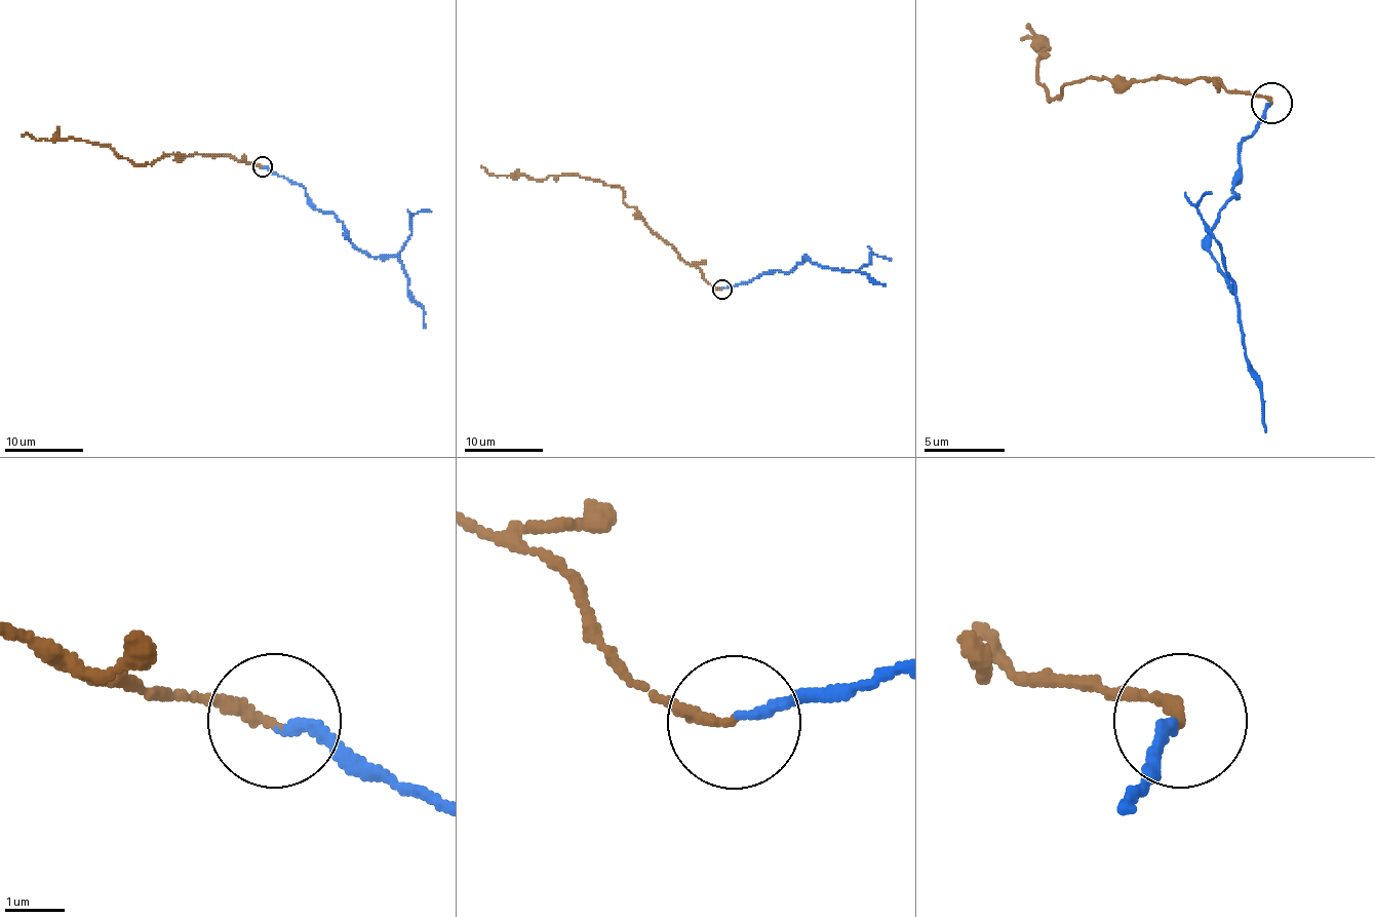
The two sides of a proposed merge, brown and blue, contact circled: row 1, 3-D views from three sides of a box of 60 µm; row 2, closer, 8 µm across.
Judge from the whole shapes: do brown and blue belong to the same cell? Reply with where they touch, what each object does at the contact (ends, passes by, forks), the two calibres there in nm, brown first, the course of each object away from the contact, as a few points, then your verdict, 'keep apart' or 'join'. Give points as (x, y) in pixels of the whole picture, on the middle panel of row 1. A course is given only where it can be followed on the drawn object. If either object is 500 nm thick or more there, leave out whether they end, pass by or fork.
place (722, 289); brown ends; blue ends; calibres 180 and 160 nm; course brown (721, 290), (713, 288), (623, 201), (619, 187), (578, 176), (548, 176), (544, 179), (492, 176), (481, 165); course blue (723, 288), (777, 270), (790, 272), (810, 260), (831, 270), (855, 270), (885, 285); keep apart

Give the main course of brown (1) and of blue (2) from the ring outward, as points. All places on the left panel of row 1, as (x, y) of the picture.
1: (262, 166), (228, 156), (206, 154), (163, 154), (159, 160), (133, 164), (108, 146), (84, 141), (22, 137)
2: (264, 166), (299, 184), (371, 257), (395, 257), (425, 328)

